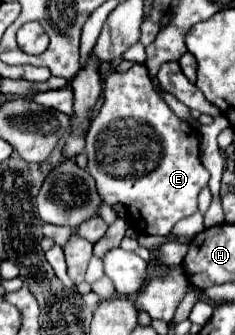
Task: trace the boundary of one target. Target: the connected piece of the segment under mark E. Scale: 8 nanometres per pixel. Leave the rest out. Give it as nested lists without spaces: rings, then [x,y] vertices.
[[[134,64],[130,70],[126,72],[112,72],[106,76],[104,80],[104,104],[100,108],[100,114],[96,118],[92,118],[90,122],[90,128],[88,128],[88,134],[86,134],[86,154],[90,158],[90,176],[96,180],[96,190],[100,190],[100,198],[106,202],[106,204],[114,204],[114,202],[120,202],[126,206],[126,212],[130,218],[130,224],[138,230],[138,232],[144,232],[144,234],[160,234],[160,236],[168,236],[172,226],[194,214],[196,208],[198,208],[198,192],[208,184],[210,180],[210,174],[208,170],[202,166],[200,162],[200,134],[196,128],[192,128],[188,122],[176,118],[176,114],[172,114],[172,110],[168,110],[168,104],[158,96],[158,92],[154,90],[150,78],[148,78],[148,70],[144,64]]]

